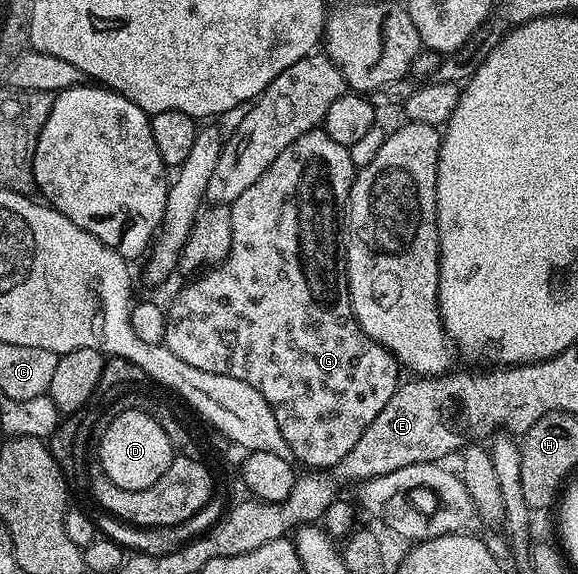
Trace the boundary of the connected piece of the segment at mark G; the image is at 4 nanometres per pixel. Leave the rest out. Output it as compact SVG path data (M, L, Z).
M318 128L299 136L295 144L283 148L279 156L275 156L275 164L243 192L230 206L231 212L231 248L229 255L214 266L212 270L204 271L200 276L194 277L177 295L173 298L173 303L165 310L165 340L163 345L179 360L184 360L187 364L195 368L203 368L203 372L215 372L223 376L235 376L235 380L247 380L260 392L271 404L271 412L275 412L275 420L279 420L279 428L287 440L287 444L294 448L299 448L305 454L325 454L329 446L333 446L333 462L343 460L351 448L355 448L355 440L367 432L367 424L383 412L383 407L387 405L387 400L396 392L399 383L403 378L403 370L397 361L397 357L387 348L383 348L371 336L363 332L363 328L357 323L357 317L351 304L349 295L349 277L345 271L345 251L343 249L343 230L337 227L337 221L342 221L343 211L349 205L349 189L353 183L355 165L350 147L343 144L335 144L331 136L327 136L324 129Z

